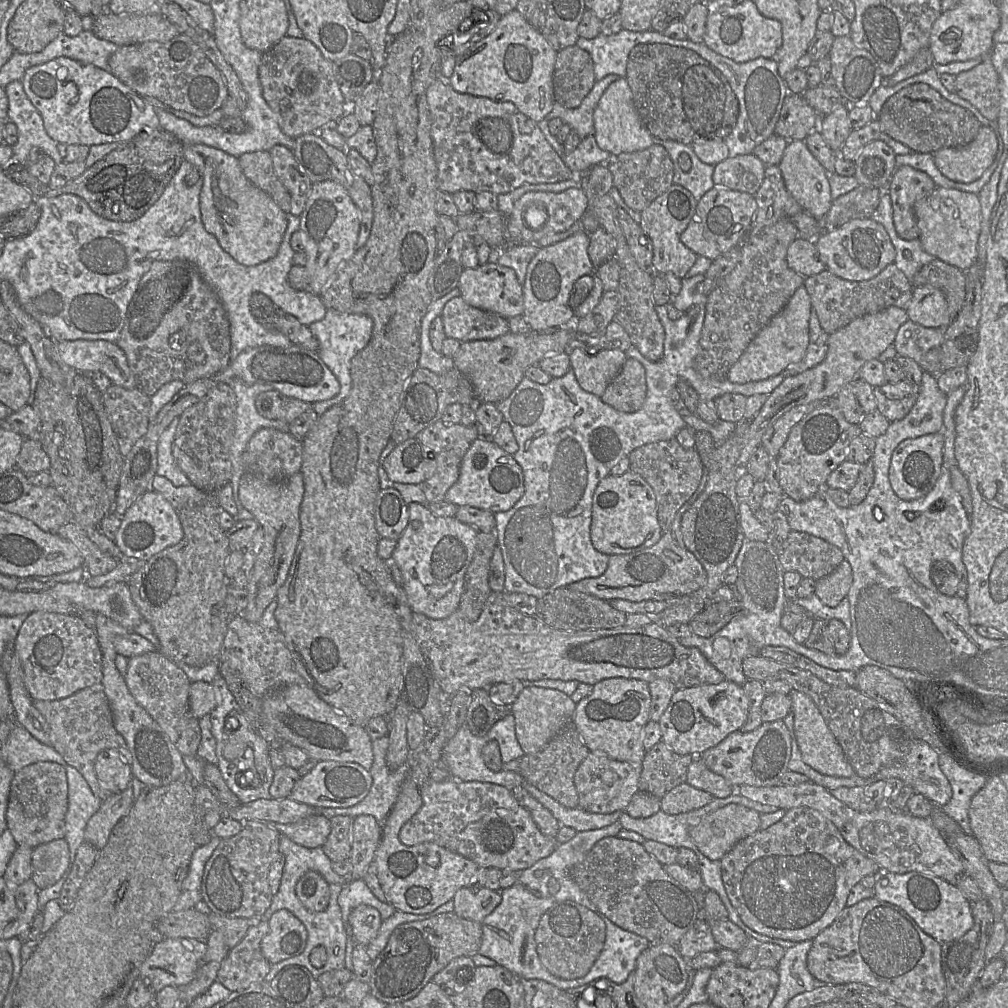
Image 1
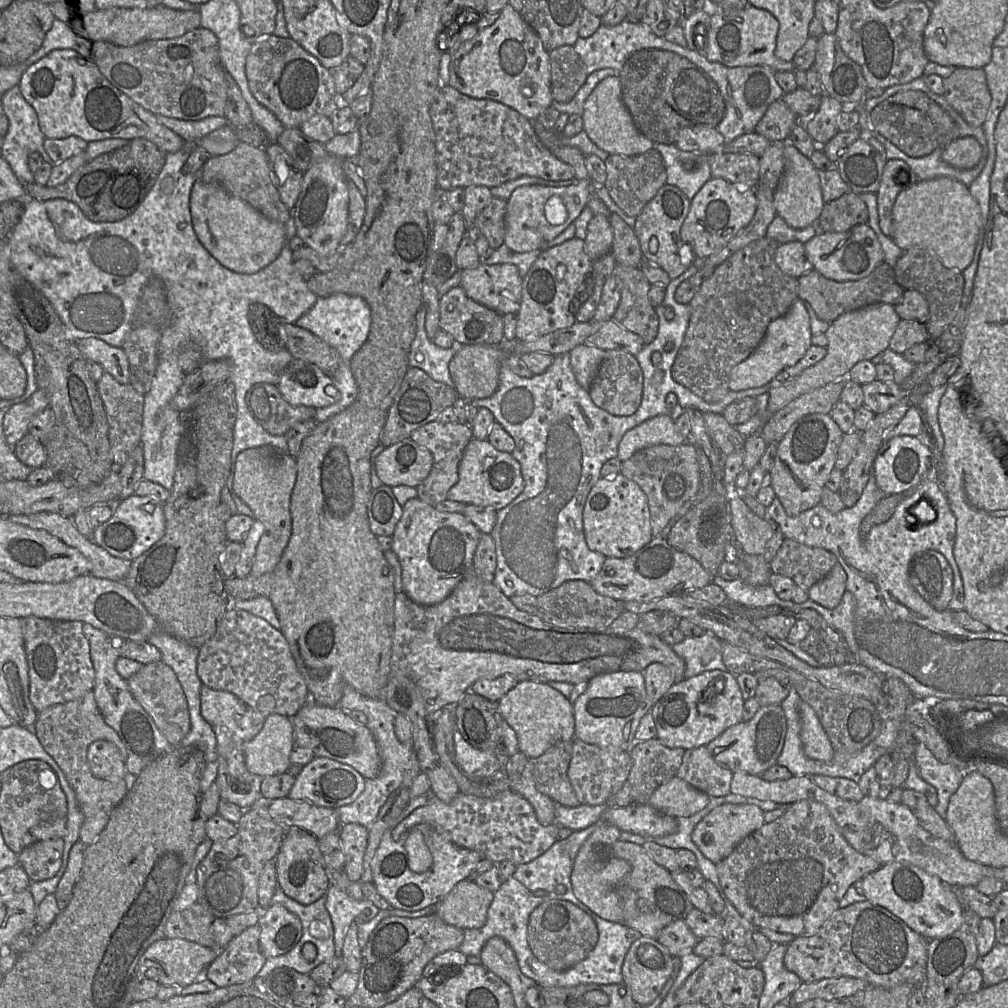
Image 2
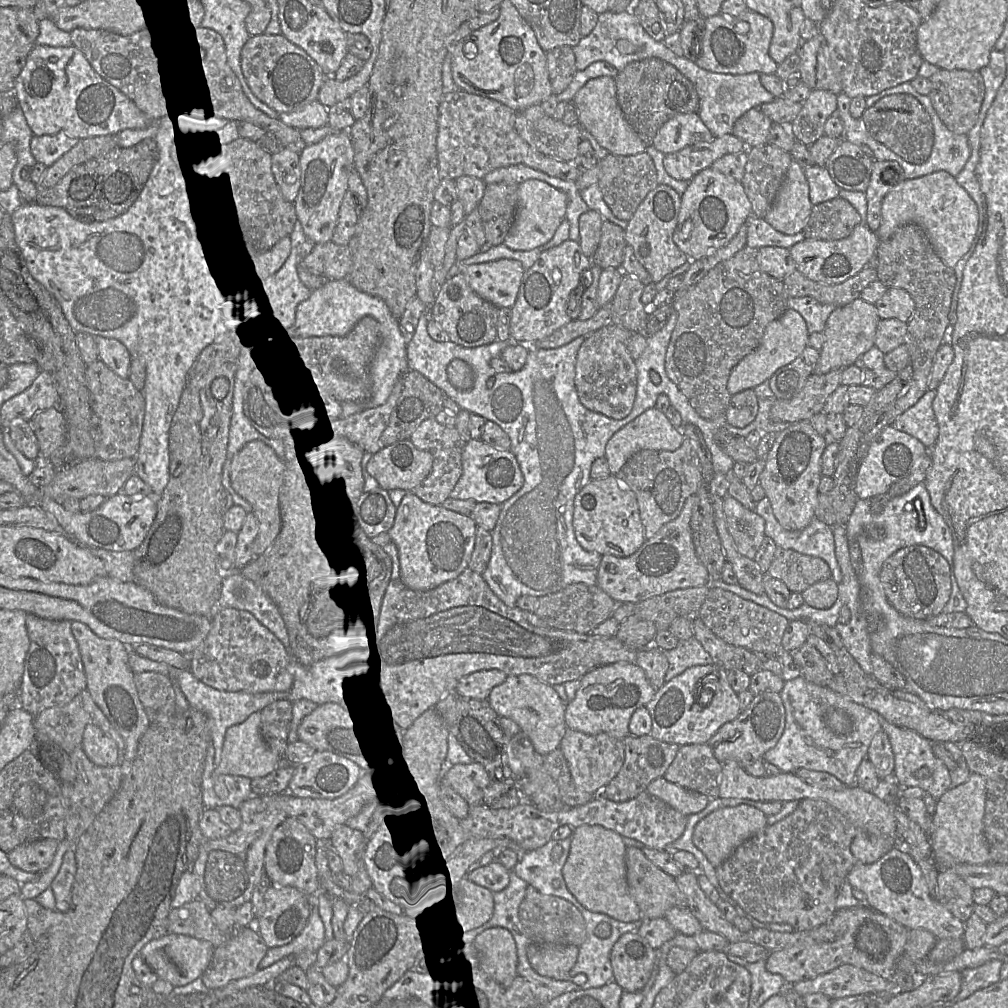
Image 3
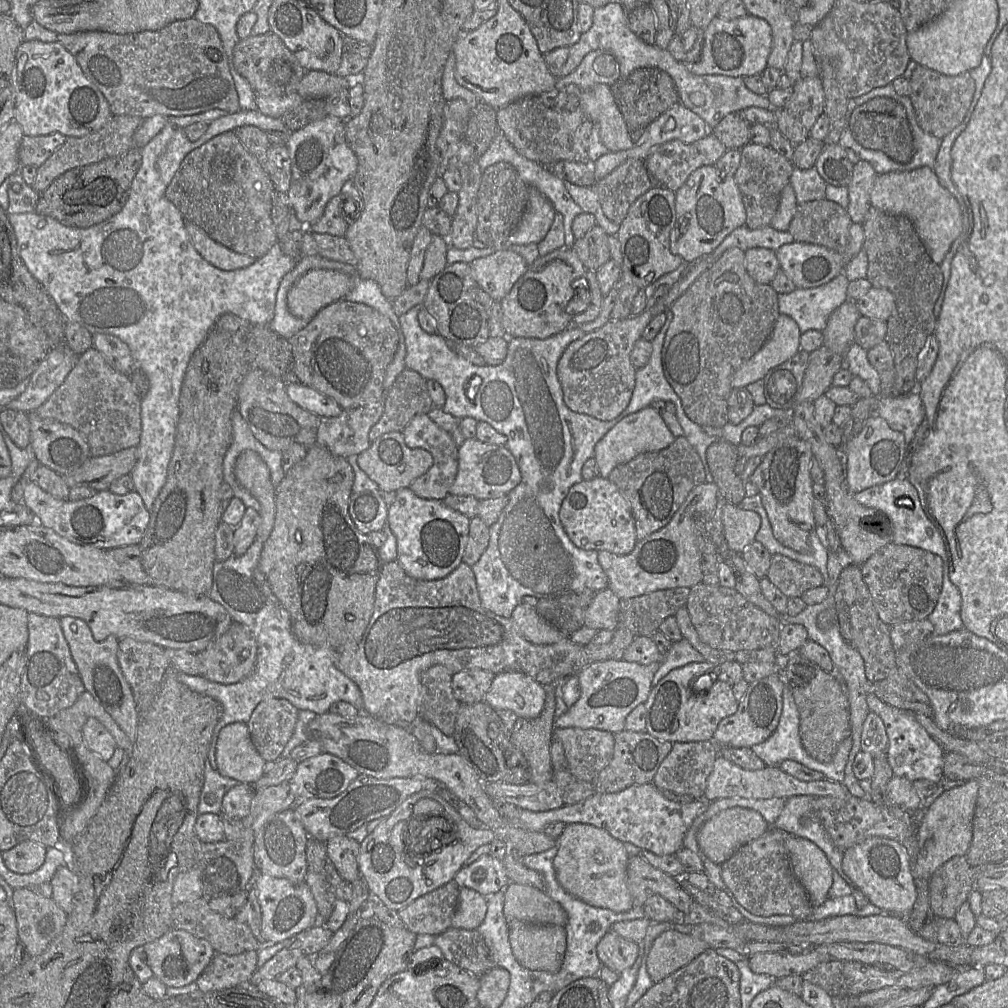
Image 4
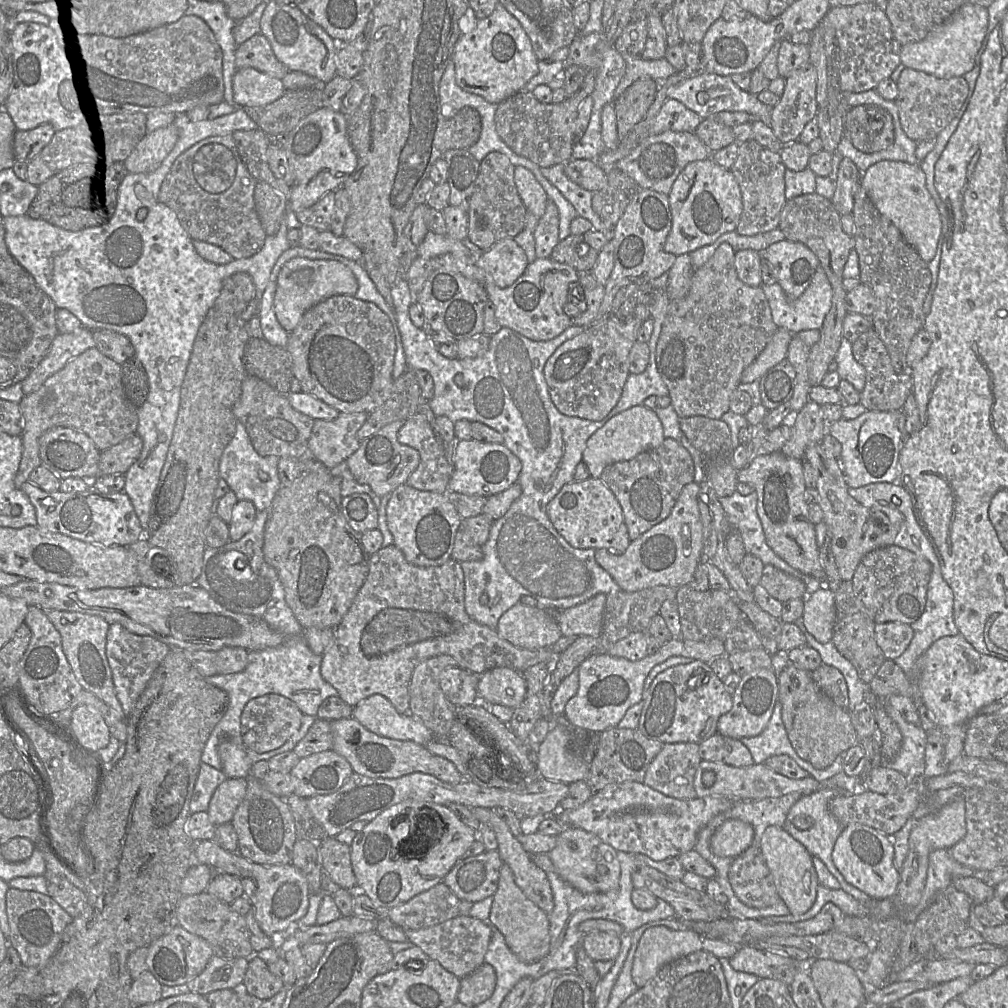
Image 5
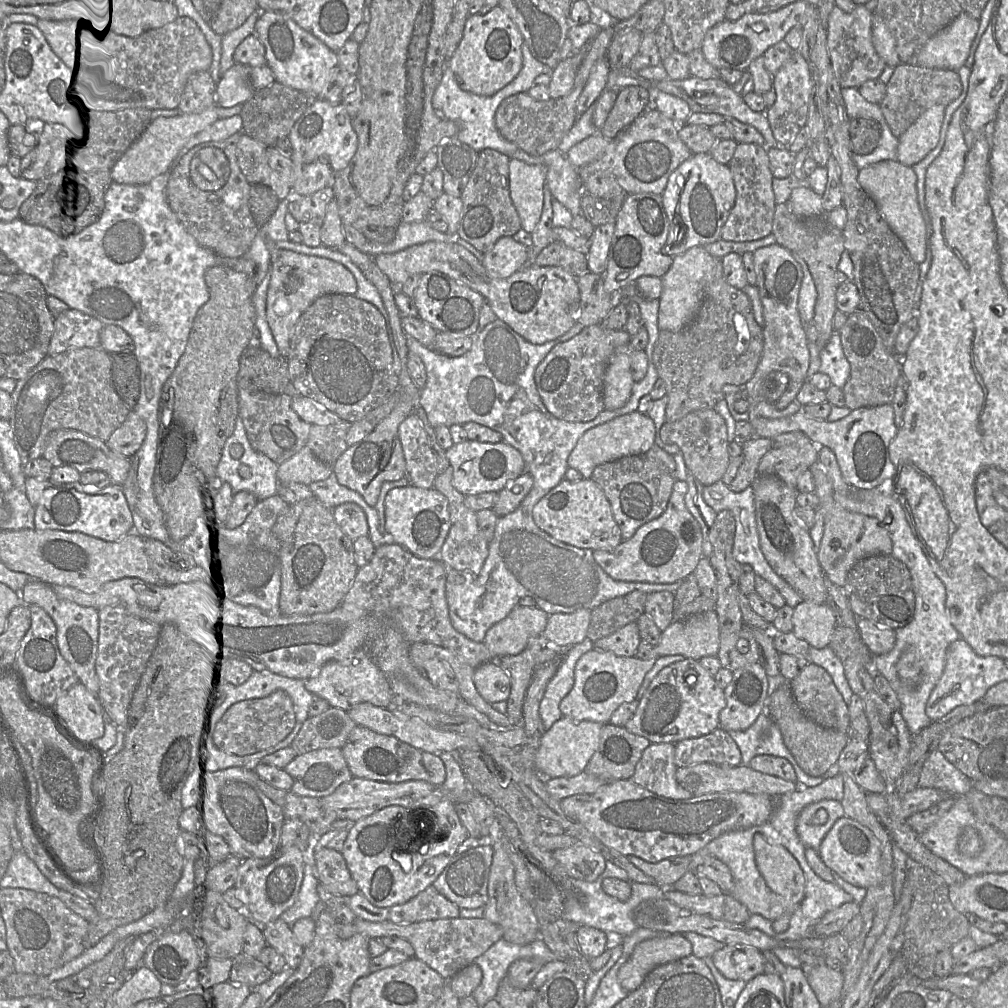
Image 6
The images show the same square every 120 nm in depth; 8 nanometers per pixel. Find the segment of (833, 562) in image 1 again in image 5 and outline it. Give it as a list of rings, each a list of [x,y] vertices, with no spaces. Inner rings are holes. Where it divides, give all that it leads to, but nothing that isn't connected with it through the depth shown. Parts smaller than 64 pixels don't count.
[[[766,565],[759,583],[775,599],[782,603],[792,599],[803,599],[806,595],[806,584],[799,578],[793,577],[784,571]]]

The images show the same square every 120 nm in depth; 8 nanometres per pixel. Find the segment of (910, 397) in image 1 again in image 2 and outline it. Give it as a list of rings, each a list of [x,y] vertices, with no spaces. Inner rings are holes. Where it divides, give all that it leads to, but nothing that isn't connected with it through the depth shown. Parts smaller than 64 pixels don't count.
[[[874,380],[868,384],[861,385],[863,391],[863,405],[875,415],[881,414],[896,405],[904,393],[895,382],[882,383]]]

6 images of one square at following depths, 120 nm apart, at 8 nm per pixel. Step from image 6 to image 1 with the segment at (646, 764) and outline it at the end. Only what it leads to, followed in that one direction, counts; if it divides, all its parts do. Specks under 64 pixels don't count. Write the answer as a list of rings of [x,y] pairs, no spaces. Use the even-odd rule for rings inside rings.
[[[694,756],[688,767],[686,783],[708,792],[714,798],[726,798],[736,791],[722,776],[709,770],[699,756]]]

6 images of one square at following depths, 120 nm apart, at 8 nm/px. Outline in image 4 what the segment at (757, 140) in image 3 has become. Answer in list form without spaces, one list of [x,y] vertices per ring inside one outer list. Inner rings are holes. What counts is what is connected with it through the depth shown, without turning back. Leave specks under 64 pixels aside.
[[[731,113],[710,129],[709,133],[713,134],[727,149],[740,150],[751,142],[751,125],[740,113]]]

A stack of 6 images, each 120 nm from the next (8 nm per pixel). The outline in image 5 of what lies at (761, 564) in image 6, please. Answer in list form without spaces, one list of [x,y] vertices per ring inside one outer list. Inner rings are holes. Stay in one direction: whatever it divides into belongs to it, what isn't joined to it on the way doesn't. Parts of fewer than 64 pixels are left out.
[[[735,491],[732,495],[719,497],[725,517],[731,526],[741,534],[745,552],[758,557],[763,564],[772,565],[785,573],[801,579],[806,584],[806,595],[821,588],[821,582],[792,568],[766,543],[762,523],[757,513],[757,493],[741,495]]]

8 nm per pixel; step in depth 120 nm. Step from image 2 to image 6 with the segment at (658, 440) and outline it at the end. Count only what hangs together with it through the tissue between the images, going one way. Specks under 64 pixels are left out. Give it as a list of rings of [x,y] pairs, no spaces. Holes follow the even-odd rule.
[[[637,410],[616,417],[603,424],[587,430],[577,441],[571,451],[567,465],[578,470],[583,478],[590,479],[594,469],[603,463],[611,462],[625,456],[647,452],[655,445],[656,427],[653,420]]]

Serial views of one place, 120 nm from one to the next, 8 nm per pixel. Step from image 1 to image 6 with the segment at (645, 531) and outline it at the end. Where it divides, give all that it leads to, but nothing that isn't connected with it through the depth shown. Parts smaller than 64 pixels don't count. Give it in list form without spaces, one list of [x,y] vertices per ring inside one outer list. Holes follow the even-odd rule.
[[[591,479],[570,482],[561,480],[533,507],[535,524],[554,539],[565,544],[591,550],[612,550],[623,542],[617,525],[602,489]]]

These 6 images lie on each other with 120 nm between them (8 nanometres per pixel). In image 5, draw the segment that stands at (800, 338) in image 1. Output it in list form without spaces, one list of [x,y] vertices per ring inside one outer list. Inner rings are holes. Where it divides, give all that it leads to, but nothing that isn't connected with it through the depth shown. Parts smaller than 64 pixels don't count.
[[[777,328],[762,352],[742,372],[741,383],[760,380],[770,368],[783,361],[787,356],[789,343],[793,336],[794,334],[785,328]]]

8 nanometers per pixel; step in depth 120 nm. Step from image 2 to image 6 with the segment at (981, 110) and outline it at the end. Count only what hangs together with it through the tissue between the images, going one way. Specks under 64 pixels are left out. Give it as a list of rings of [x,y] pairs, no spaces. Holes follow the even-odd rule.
[[[898,64],[886,83],[886,92],[878,103],[892,133],[899,137],[927,109],[942,104],[945,107],[956,100],[962,93],[961,78],[956,70],[934,69],[915,64]]]

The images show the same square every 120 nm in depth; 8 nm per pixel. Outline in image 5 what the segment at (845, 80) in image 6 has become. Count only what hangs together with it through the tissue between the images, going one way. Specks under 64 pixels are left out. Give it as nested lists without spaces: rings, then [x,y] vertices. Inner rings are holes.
[[[876,3],[831,7],[822,20],[822,27],[824,27],[824,30],[826,30],[826,27],[831,27],[835,32],[839,46],[839,82],[844,94],[875,89],[882,80],[889,78],[901,63],[901,45],[893,35],[891,23],[884,9]]]

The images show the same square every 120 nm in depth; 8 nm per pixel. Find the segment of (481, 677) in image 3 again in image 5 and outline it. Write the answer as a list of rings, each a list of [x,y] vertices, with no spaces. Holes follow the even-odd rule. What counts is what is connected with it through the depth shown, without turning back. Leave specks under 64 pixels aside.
[[[459,667],[444,669],[439,677],[440,687],[447,697],[457,707],[479,703],[479,676]]]

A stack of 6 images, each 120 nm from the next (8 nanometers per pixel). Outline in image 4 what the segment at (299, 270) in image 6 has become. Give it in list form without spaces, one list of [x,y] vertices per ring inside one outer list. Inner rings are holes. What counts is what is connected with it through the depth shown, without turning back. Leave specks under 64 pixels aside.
[[[312,269],[289,289],[287,307],[293,316],[311,320],[322,308],[343,299],[352,289],[351,278],[337,270]]]

